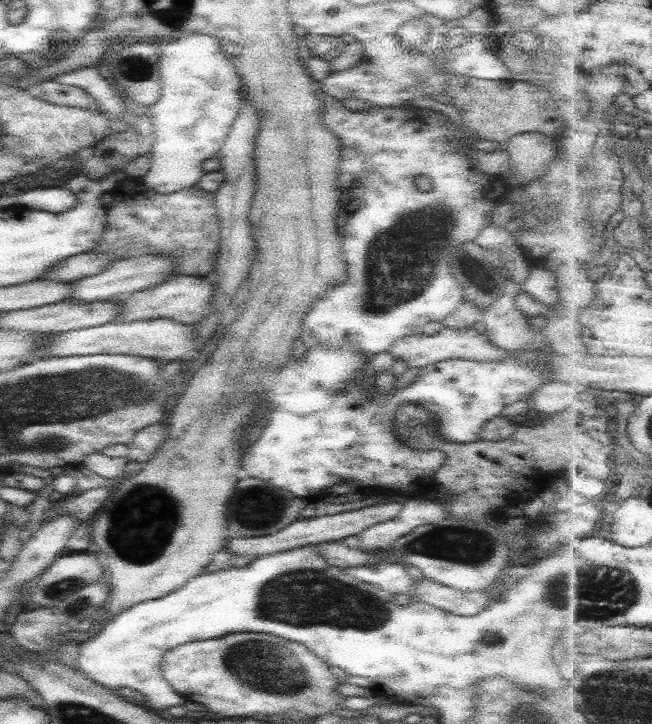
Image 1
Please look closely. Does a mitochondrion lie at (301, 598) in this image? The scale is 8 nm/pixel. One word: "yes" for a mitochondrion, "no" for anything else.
yes

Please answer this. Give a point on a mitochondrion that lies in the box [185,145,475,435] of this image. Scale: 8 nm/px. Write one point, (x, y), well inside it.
(401, 262)

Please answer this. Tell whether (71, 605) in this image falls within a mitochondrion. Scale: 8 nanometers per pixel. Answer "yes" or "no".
yes

